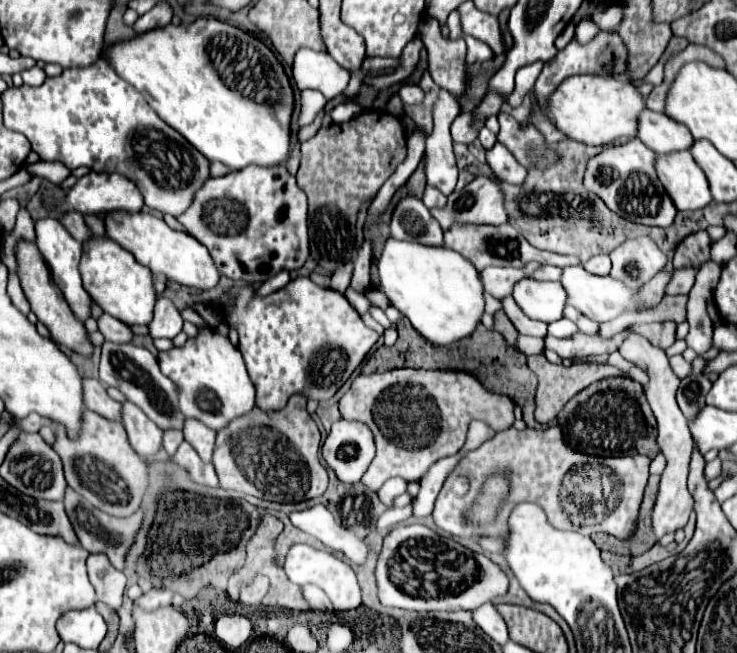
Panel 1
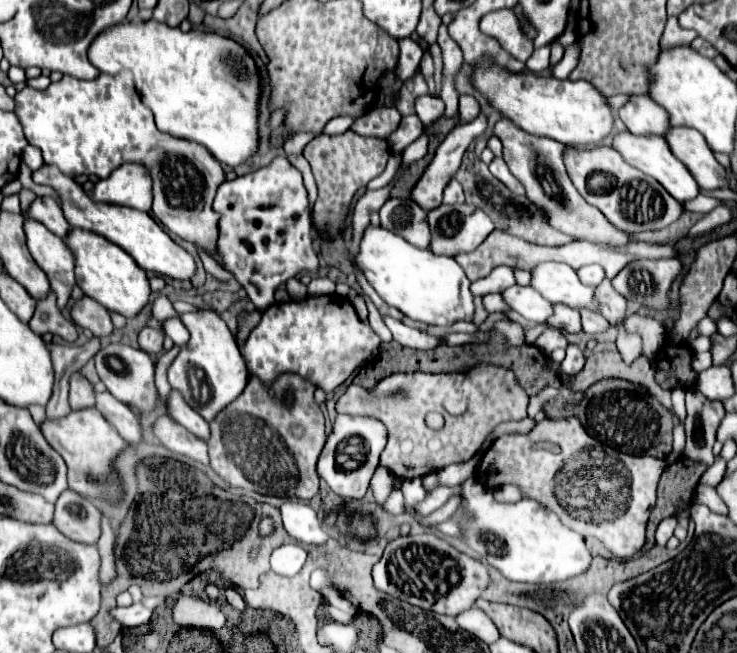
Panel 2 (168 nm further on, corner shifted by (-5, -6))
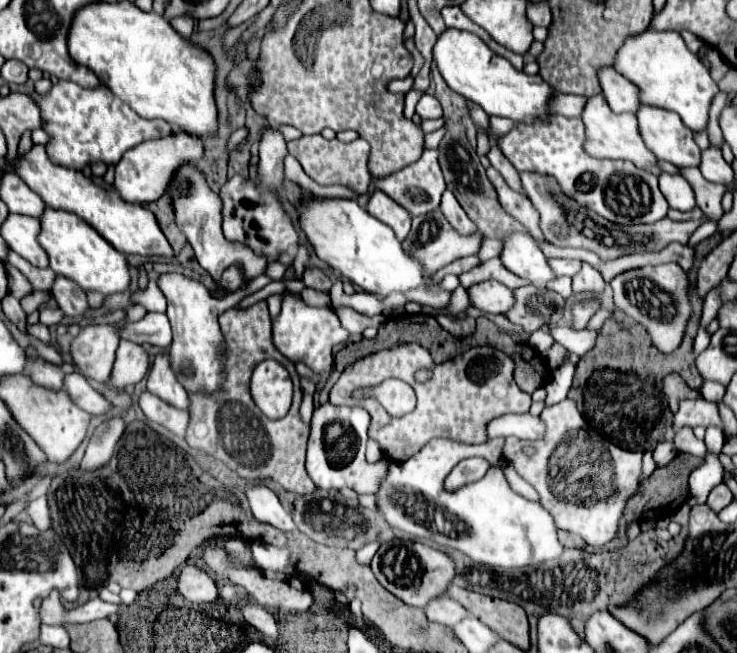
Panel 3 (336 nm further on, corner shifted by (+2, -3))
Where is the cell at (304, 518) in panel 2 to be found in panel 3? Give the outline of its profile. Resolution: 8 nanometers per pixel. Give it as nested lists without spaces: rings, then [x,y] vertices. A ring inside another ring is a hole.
[[[257,485],[253,489],[247,489],[245,495],[251,503],[251,511],[257,521],[269,523],[281,531],[297,531],[291,513],[281,505],[277,493],[273,493],[265,485]]]

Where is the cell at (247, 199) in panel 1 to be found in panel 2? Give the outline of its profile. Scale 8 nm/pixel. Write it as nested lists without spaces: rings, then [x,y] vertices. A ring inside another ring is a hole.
[[[276,156],[268,166],[254,170],[250,174],[238,176],[234,180],[224,180],[214,198],[214,210],[220,212],[220,238],[218,250],[224,262],[224,268],[236,276],[242,288],[248,292],[250,300],[258,310],[266,310],[274,304],[274,292],[278,284],[284,284],[288,278],[294,278],[300,272],[318,272],[318,256],[312,250],[310,234],[310,212],[308,196],[302,184],[302,174],[290,164],[286,156]]]

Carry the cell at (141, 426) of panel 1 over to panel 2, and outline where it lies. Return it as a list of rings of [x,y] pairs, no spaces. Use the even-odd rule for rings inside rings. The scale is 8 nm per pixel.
[[[96,392],[96,406],[94,406],[126,442],[140,442],[142,440],[142,426],[136,416],[130,412],[126,404],[116,400],[110,392]]]

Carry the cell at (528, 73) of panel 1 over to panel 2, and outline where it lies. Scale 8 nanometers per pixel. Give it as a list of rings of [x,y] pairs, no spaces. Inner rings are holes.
[[[550,44],[536,48],[534,54],[526,60],[526,68],[530,72],[542,72],[542,70],[550,68],[550,62],[548,60],[550,60]]]

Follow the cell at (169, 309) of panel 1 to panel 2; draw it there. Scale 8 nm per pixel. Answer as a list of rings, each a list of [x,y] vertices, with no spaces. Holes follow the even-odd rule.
[[[144,328],[138,334],[138,346],[140,346],[140,350],[144,350],[148,354],[162,352],[162,332],[152,330],[152,328]]]

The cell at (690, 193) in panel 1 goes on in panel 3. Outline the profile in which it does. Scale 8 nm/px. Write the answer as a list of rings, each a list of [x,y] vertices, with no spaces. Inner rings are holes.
[[[595,95],[587,101],[585,111],[583,111],[583,123],[585,123],[585,133],[587,133],[587,143],[585,149],[589,155],[599,157],[599,159],[623,159],[623,161],[631,161],[635,167],[651,173],[651,175],[661,175],[661,167],[659,167],[659,159],[651,153],[651,149],[647,149],[641,133],[639,133],[639,125],[637,125],[637,117],[633,113],[613,113],[605,101],[603,95]]]

